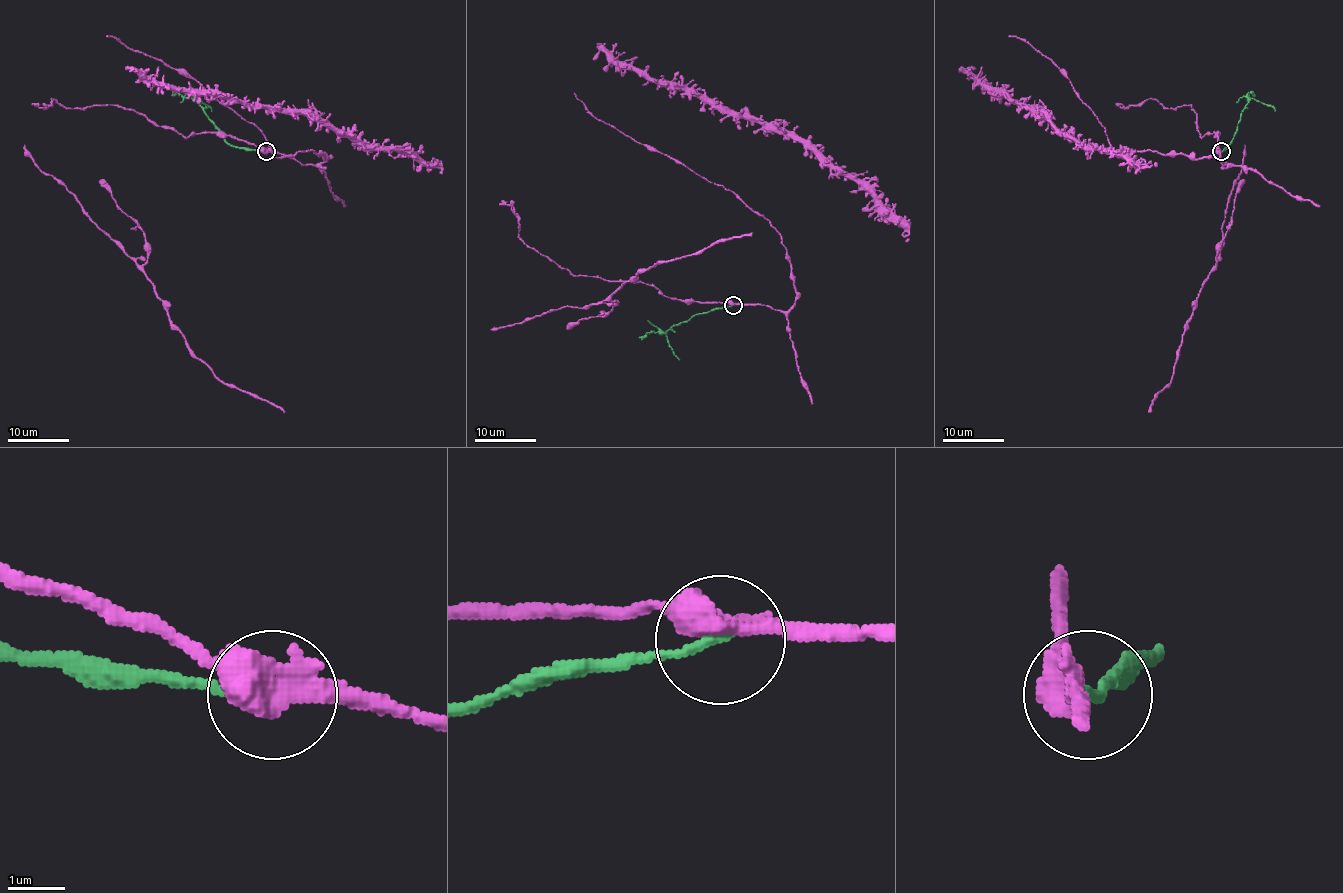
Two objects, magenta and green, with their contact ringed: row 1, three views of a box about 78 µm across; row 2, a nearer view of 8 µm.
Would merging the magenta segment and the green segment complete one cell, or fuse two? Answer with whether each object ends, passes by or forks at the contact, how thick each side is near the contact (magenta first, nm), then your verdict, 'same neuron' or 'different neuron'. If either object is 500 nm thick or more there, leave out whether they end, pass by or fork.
magenta passes by; green ends there; 480 nm thick on the magenta side, 170 nm on the other; different neuron

